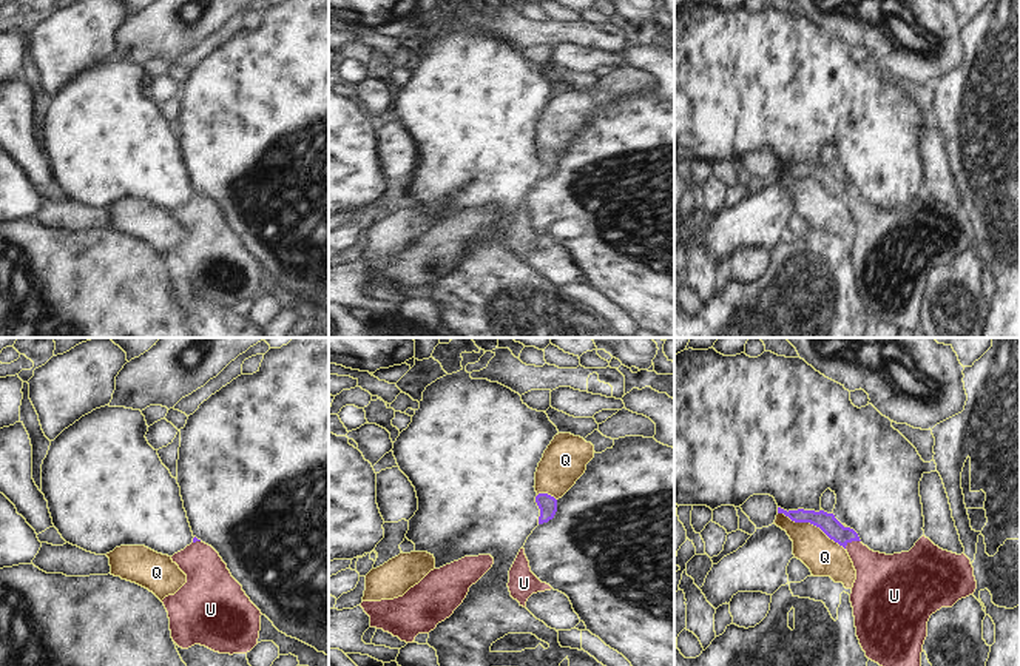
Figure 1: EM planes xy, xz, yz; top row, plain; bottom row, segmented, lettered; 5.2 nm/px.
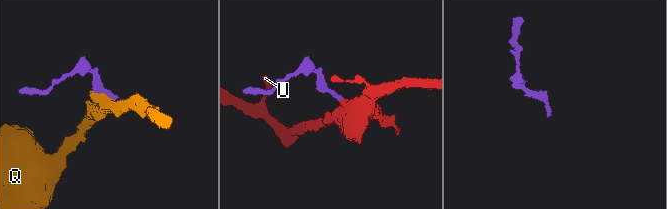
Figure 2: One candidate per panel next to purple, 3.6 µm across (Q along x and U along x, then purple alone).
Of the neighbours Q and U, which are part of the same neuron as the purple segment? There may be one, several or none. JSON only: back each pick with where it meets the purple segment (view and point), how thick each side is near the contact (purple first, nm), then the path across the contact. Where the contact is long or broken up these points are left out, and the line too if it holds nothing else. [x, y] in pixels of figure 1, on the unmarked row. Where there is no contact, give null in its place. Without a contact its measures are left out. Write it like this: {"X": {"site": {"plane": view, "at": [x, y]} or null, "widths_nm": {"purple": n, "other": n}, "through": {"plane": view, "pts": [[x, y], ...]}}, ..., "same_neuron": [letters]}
{"U": {"site": {"plane": "yz", "at": [852, 195]}, "widths_nm": {"purple": 100, "other": 260}, "through": {"plane": "yz", "pts": [[827, 178], [837, 187], [852, 195], [855, 204], [880, 233]]}}, "same_neuron": ["U"]}

